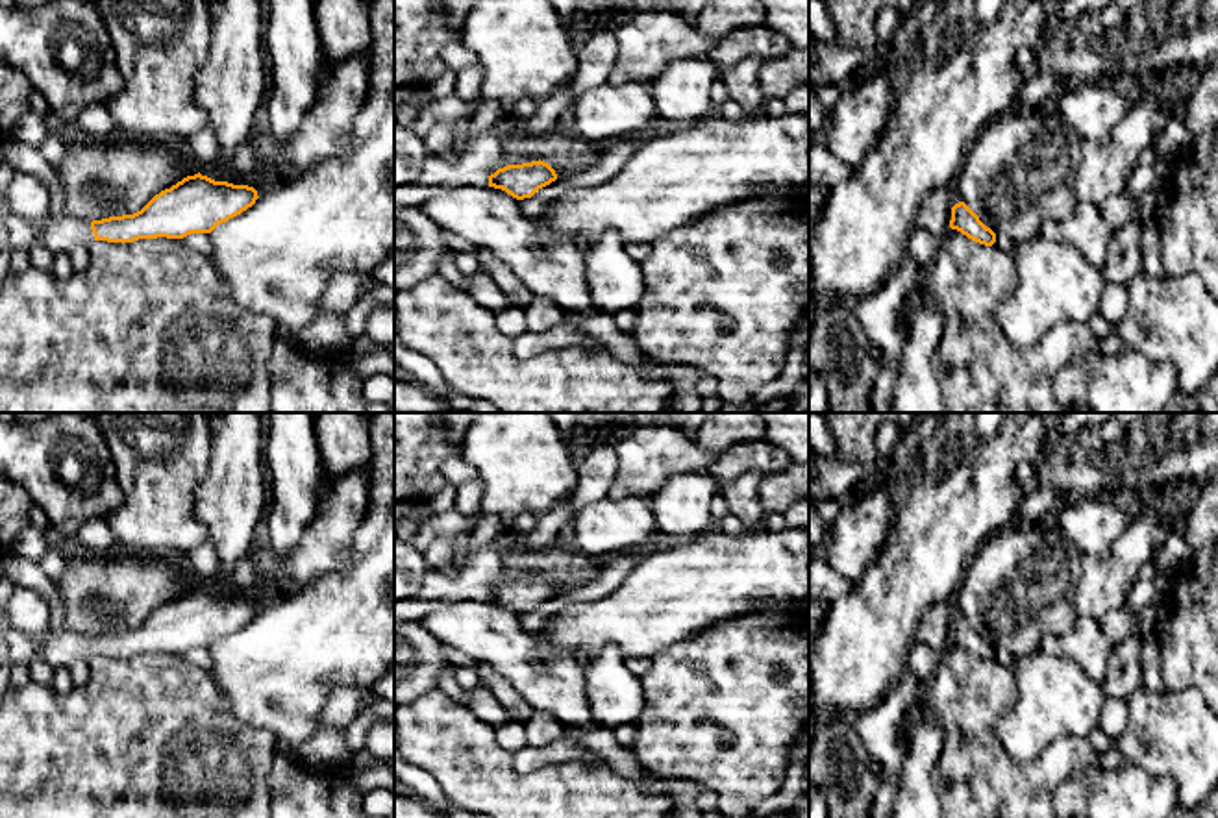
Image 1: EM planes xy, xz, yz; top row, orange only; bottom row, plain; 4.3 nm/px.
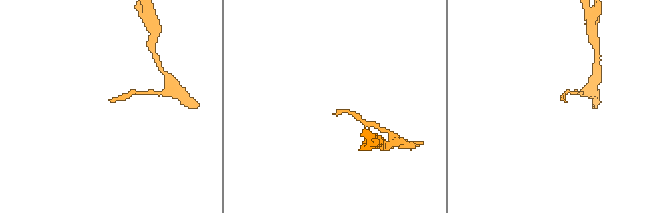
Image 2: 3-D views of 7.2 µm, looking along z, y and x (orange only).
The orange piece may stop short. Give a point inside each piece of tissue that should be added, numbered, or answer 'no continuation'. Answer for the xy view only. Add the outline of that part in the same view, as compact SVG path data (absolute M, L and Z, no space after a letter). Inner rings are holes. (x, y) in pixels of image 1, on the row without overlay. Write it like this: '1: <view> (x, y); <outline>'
1: xy (58, 650); M9 627L7 648L11 664L22 666L28 666L35 657L39 657L54 668L68 668L78 659L89 661L94 655L91 635L80 635L76 631L46 631L37 648L31 635Z

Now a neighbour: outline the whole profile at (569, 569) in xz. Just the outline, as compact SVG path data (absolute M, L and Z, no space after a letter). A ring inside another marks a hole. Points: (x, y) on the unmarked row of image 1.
M505 544L502 561L507 579L522 579L541 574L555 585L557 594L563 594L598 579L609 559L590 557L576 548L546 546L531 550Z

